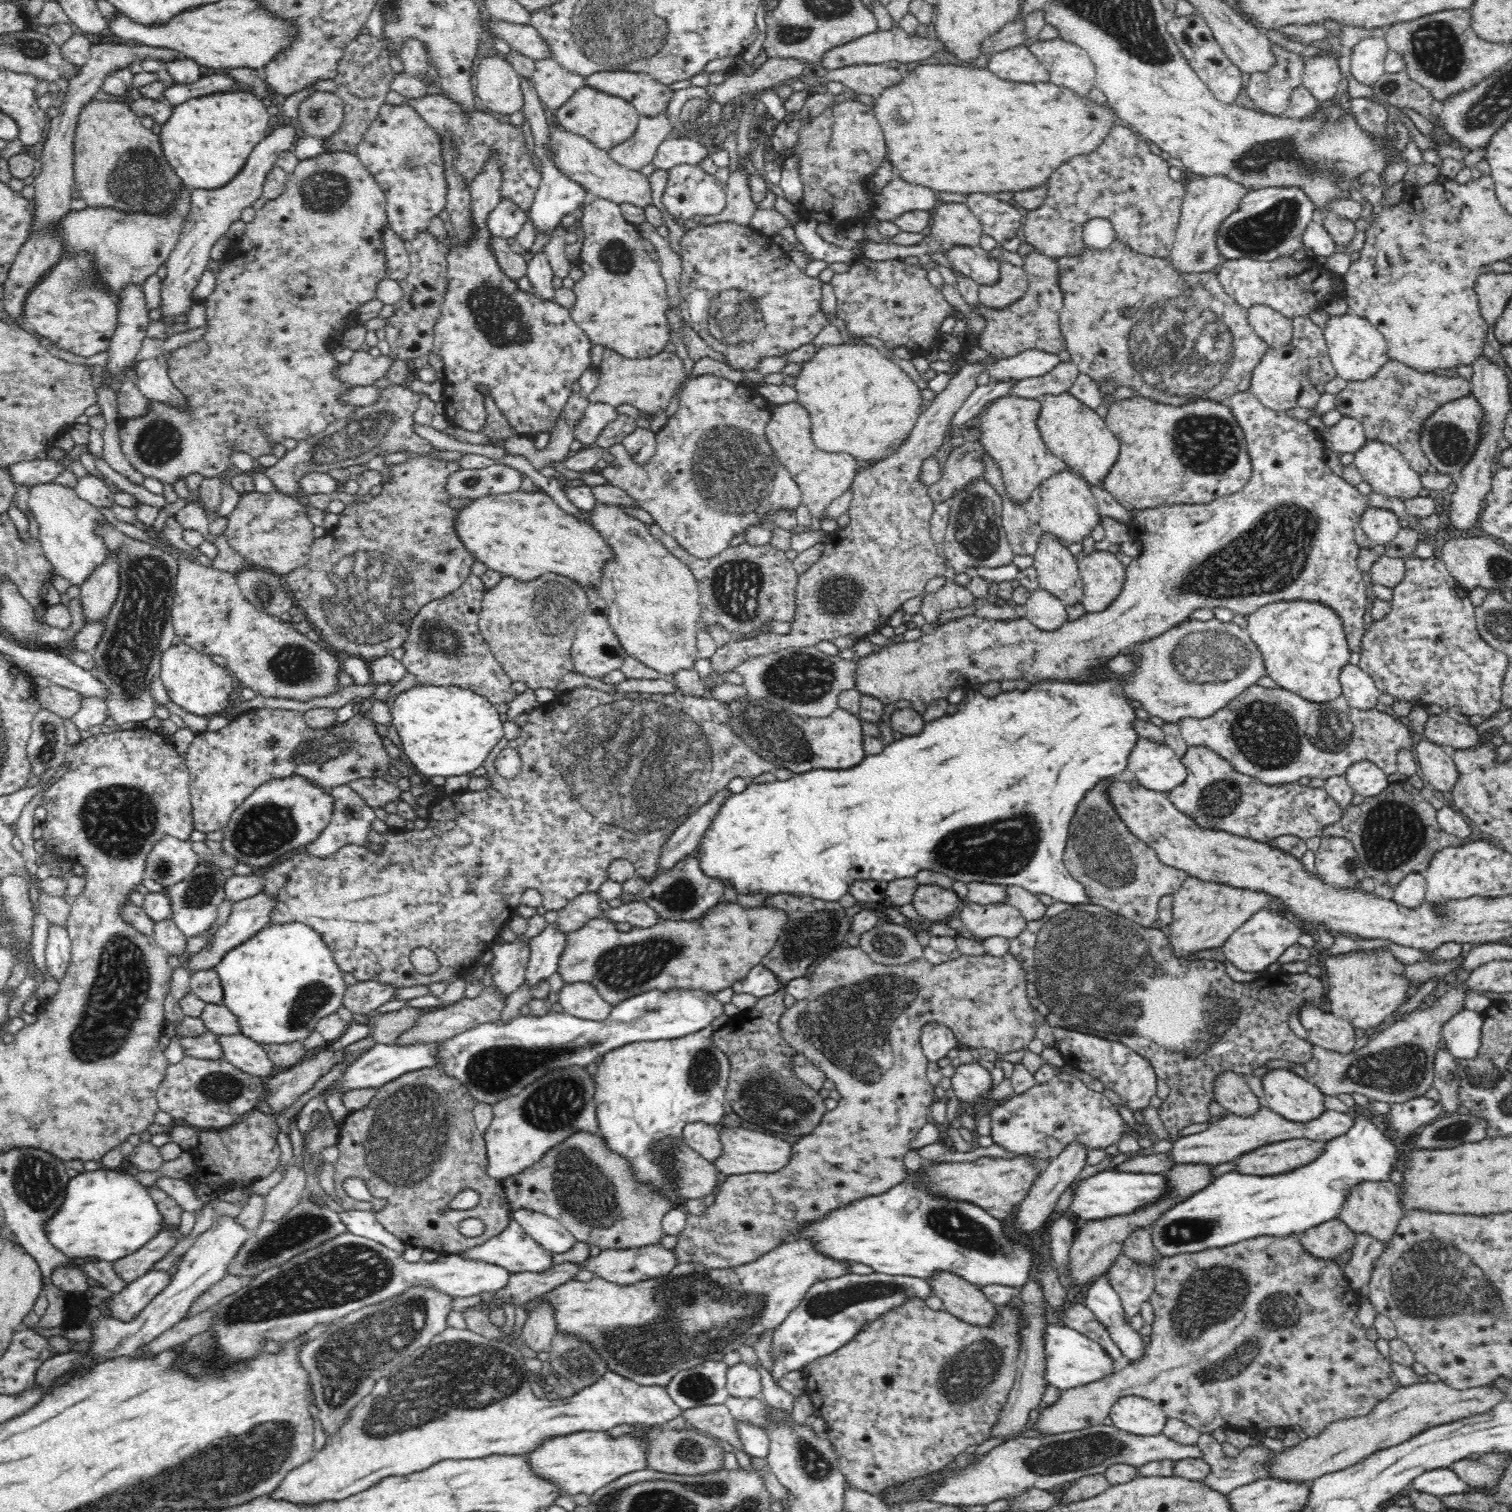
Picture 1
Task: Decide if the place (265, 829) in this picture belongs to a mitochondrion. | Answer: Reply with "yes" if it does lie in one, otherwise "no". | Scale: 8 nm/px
yes

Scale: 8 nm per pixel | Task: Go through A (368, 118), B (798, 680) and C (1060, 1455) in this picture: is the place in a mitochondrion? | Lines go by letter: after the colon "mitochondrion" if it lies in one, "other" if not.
A: other
B: mitochondrion
C: mitochondrion

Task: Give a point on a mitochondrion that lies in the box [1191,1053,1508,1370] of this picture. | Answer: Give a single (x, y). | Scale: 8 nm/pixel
(1435, 1279)

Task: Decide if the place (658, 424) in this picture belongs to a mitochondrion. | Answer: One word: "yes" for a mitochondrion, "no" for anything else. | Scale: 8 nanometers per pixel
no

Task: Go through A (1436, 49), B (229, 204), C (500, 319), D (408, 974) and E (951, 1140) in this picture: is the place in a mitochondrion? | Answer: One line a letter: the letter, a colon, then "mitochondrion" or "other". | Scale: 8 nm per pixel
A: mitochondrion
B: other
C: mitochondrion
D: other
E: other

